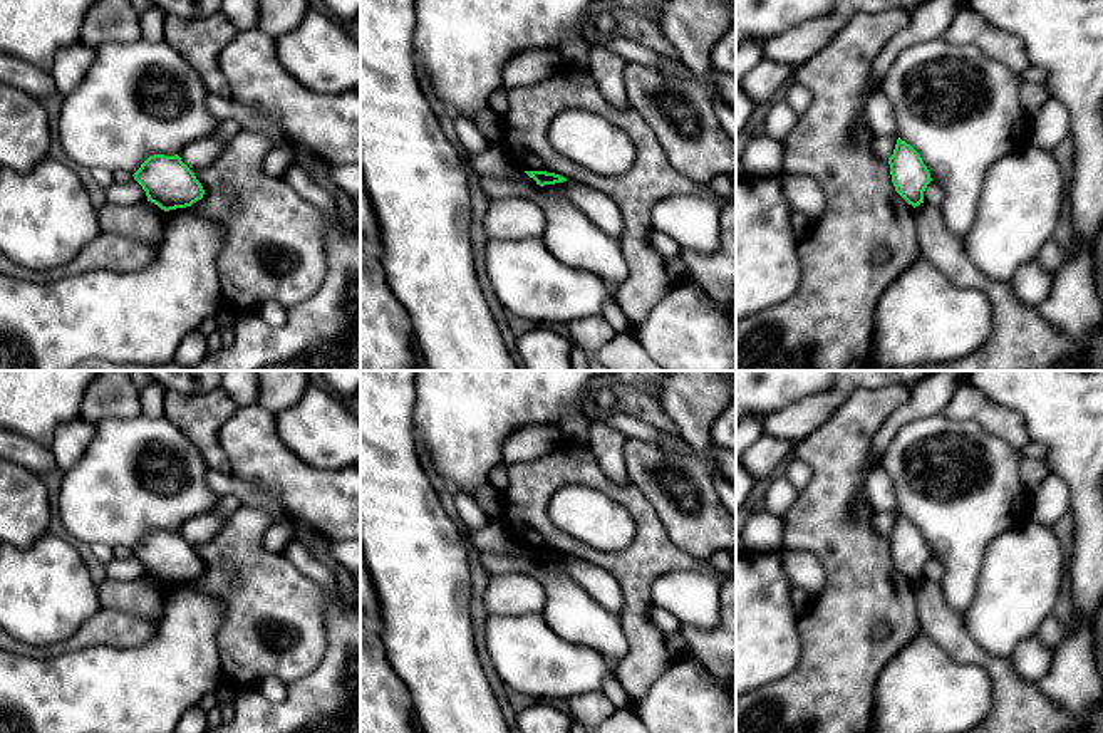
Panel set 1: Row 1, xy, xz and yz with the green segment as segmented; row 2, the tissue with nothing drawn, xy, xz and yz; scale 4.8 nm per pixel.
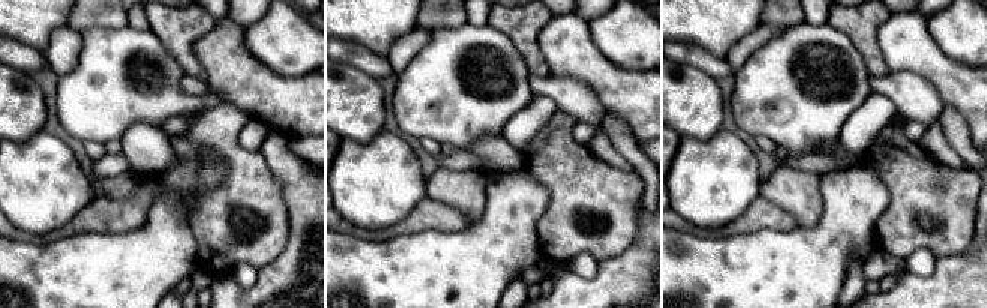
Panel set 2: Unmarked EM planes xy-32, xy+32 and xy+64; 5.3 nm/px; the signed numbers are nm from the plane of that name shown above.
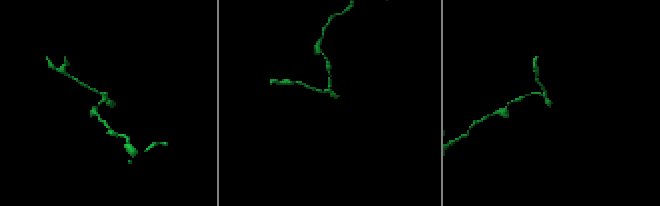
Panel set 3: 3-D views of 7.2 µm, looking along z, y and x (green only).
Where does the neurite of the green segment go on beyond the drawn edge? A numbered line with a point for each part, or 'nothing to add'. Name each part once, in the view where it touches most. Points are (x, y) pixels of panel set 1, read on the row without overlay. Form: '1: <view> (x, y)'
nothing to add

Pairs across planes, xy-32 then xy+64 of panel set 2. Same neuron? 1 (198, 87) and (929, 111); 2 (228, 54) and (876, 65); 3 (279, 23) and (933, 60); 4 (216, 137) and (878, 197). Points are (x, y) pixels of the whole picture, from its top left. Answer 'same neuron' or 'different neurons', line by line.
1: same neuron
2: different neurons
3: different neurons
4: different neurons

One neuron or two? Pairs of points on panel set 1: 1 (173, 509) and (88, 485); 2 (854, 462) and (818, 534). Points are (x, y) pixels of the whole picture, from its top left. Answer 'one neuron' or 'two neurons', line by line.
1: one neuron
2: one neuron

